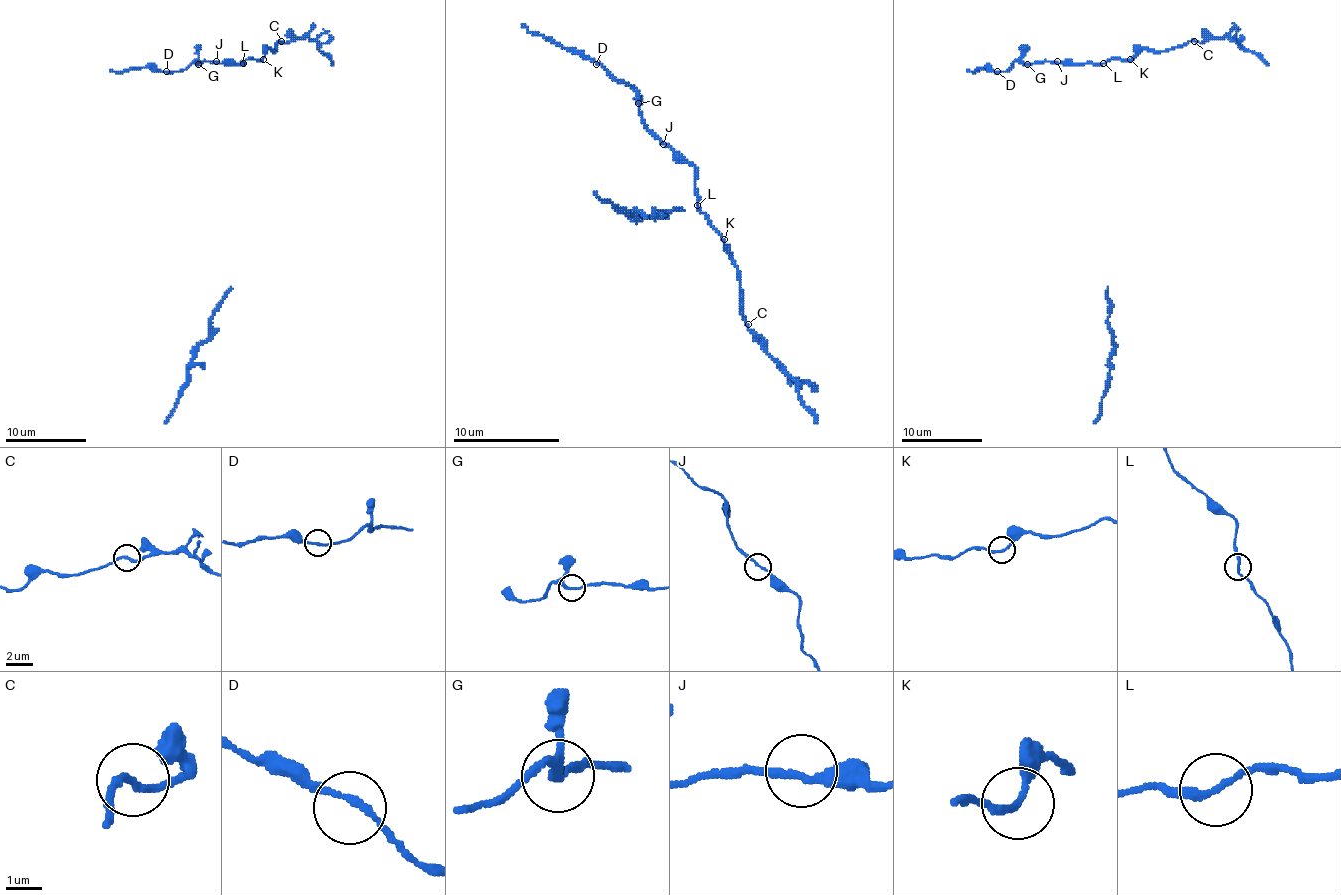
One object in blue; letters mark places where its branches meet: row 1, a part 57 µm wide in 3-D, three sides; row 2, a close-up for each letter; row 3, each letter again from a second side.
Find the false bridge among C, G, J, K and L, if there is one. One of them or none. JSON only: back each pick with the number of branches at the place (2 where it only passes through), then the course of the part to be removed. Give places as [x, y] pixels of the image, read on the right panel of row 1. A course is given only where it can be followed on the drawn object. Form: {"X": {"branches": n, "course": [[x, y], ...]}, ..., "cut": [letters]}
{"cut": []}

